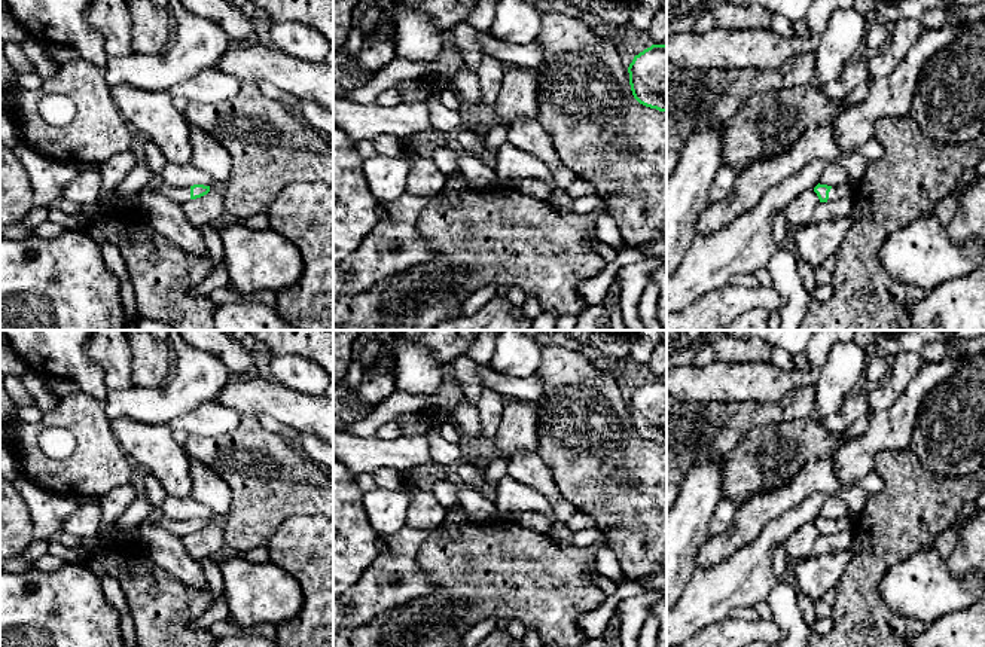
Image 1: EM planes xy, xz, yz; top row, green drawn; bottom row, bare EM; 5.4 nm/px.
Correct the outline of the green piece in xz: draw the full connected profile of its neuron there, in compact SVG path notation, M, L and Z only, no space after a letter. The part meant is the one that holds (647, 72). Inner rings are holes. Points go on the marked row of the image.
M652 45L628 67L634 98L650 109L667 112L667 45Z

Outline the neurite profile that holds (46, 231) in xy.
M46 220L40 226L37 226L33 232L33 235L42 238L42 239L52 239L58 236L60 234L65 232L65 228L62 228L58 223L54 223L51 220Z

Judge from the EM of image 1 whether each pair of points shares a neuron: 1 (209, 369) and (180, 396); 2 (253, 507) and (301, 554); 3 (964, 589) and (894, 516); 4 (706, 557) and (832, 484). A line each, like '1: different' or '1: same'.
1: same
2: different
3: different
4: same

